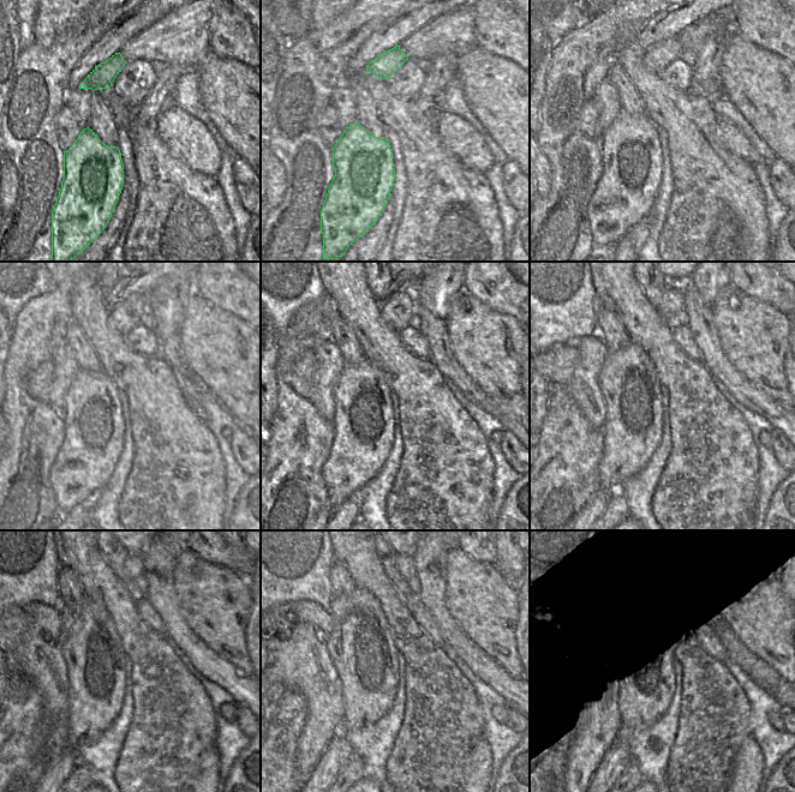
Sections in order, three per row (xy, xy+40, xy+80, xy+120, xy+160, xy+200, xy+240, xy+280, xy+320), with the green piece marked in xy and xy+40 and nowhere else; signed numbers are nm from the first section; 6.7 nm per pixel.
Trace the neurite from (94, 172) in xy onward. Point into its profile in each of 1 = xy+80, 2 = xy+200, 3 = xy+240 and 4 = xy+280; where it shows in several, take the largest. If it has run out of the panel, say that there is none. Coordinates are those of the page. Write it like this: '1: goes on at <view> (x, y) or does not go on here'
1: goes on at xy+80 (631, 152)
2: goes on at xy+200 (632, 392)
3: goes on at xy+240 (90, 647)
4: goes on at xy+280 (362, 648)

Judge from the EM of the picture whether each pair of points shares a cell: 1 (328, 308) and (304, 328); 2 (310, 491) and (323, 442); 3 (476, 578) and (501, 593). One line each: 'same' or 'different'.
1: same
2: same
3: same

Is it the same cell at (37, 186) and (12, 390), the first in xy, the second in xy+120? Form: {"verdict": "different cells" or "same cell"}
{"verdict": "same cell"}

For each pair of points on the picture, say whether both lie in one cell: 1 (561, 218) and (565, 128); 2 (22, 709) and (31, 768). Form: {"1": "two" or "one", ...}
{"1": "one", "2": "one"}

